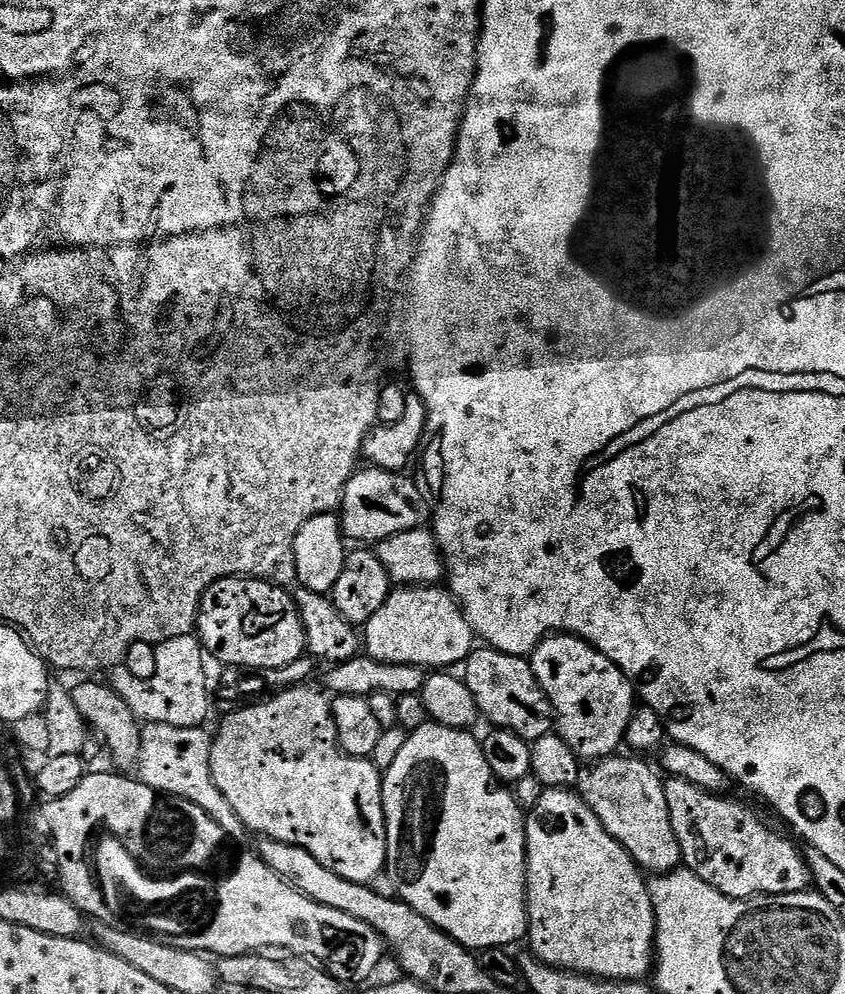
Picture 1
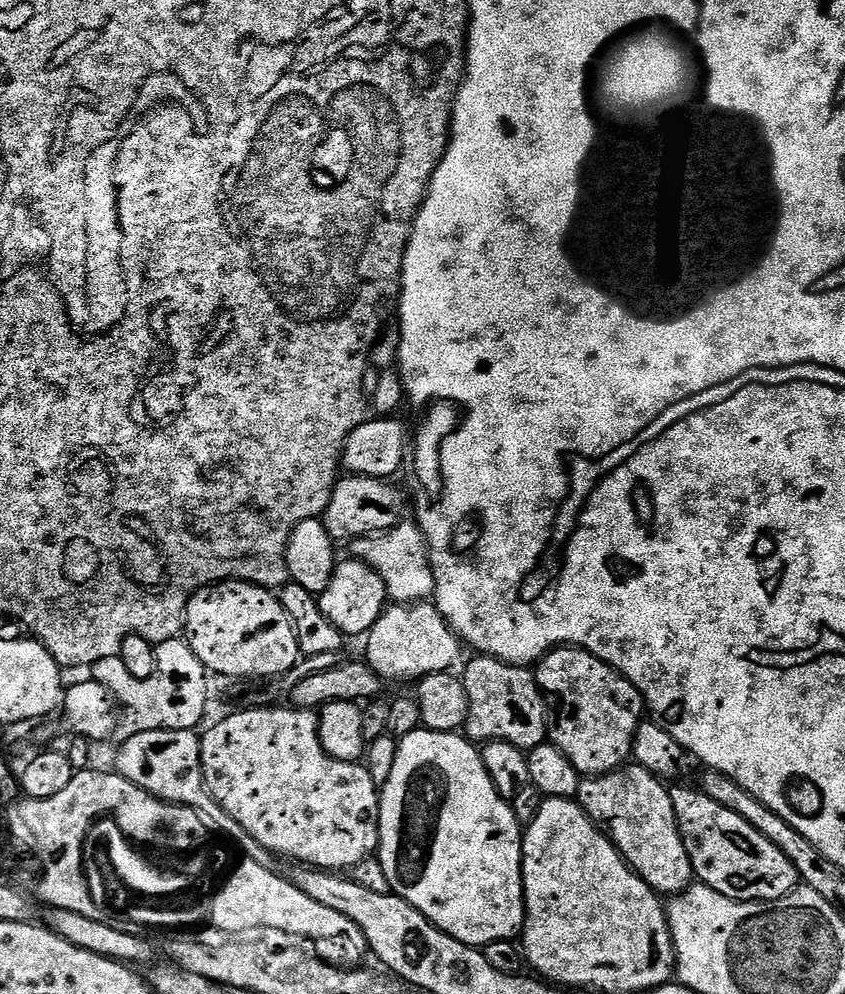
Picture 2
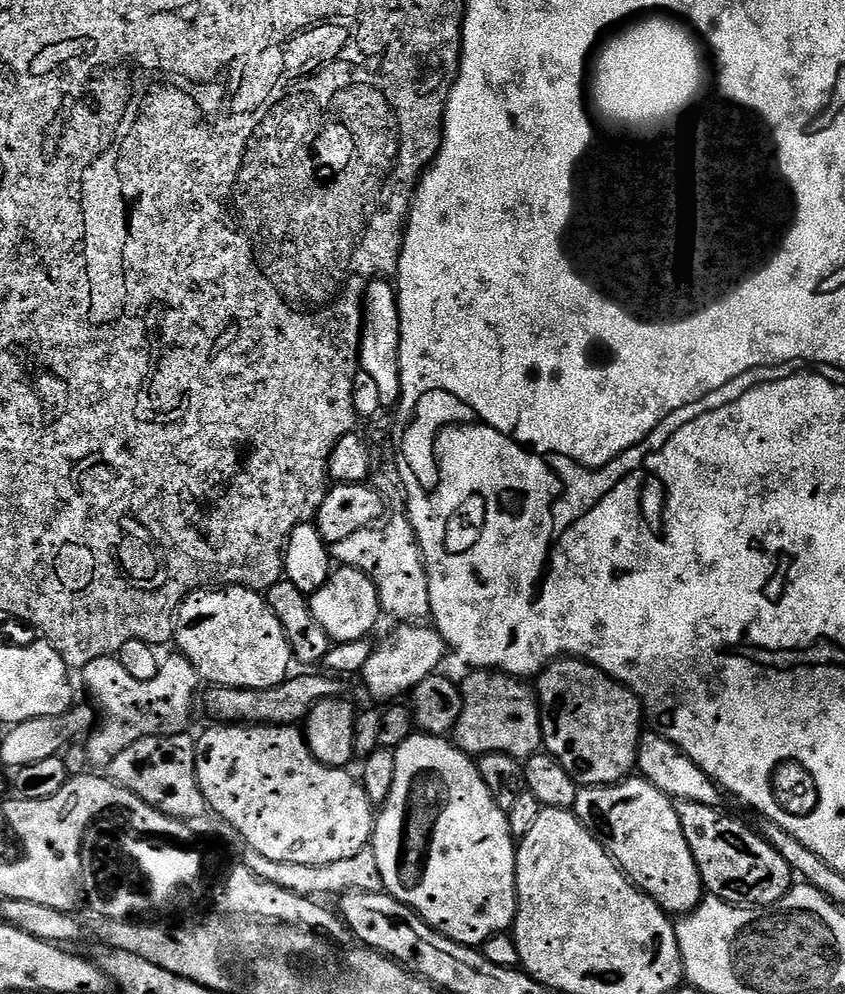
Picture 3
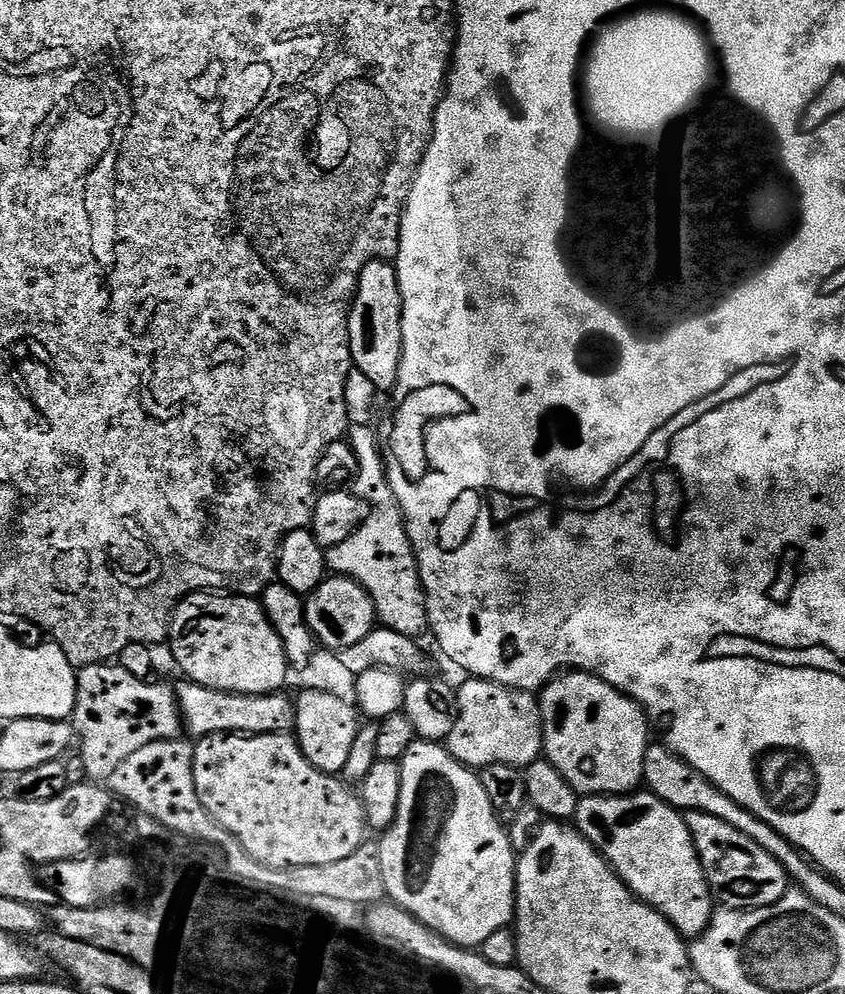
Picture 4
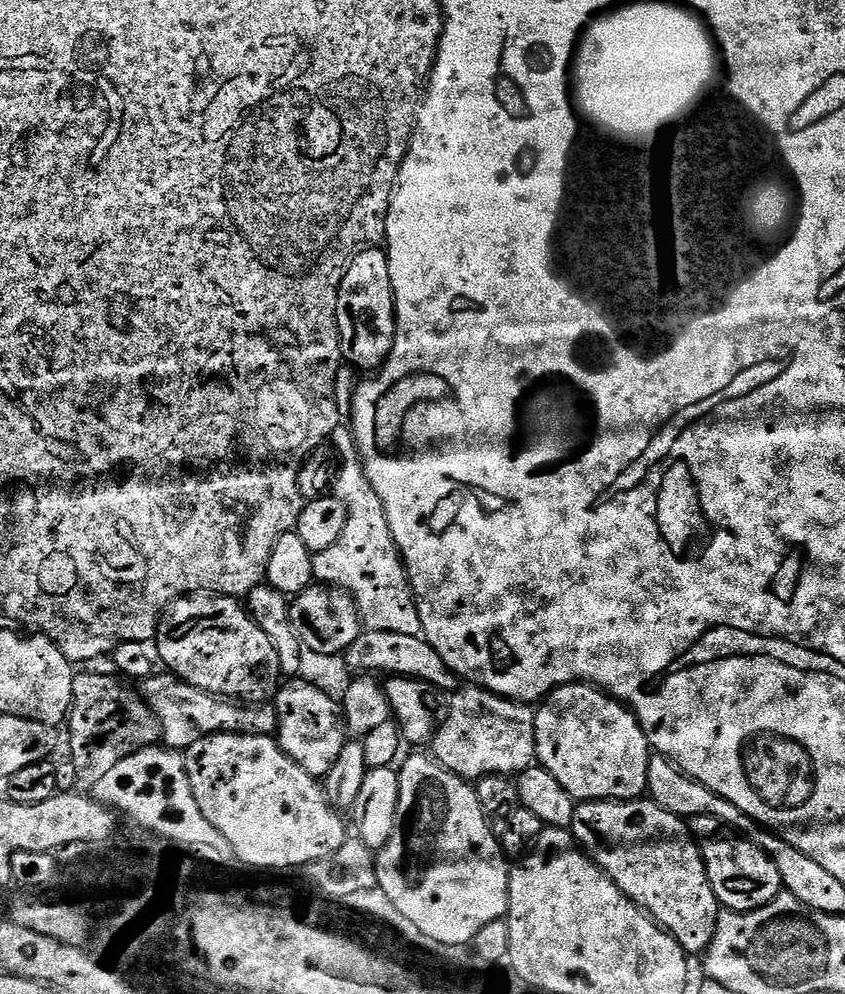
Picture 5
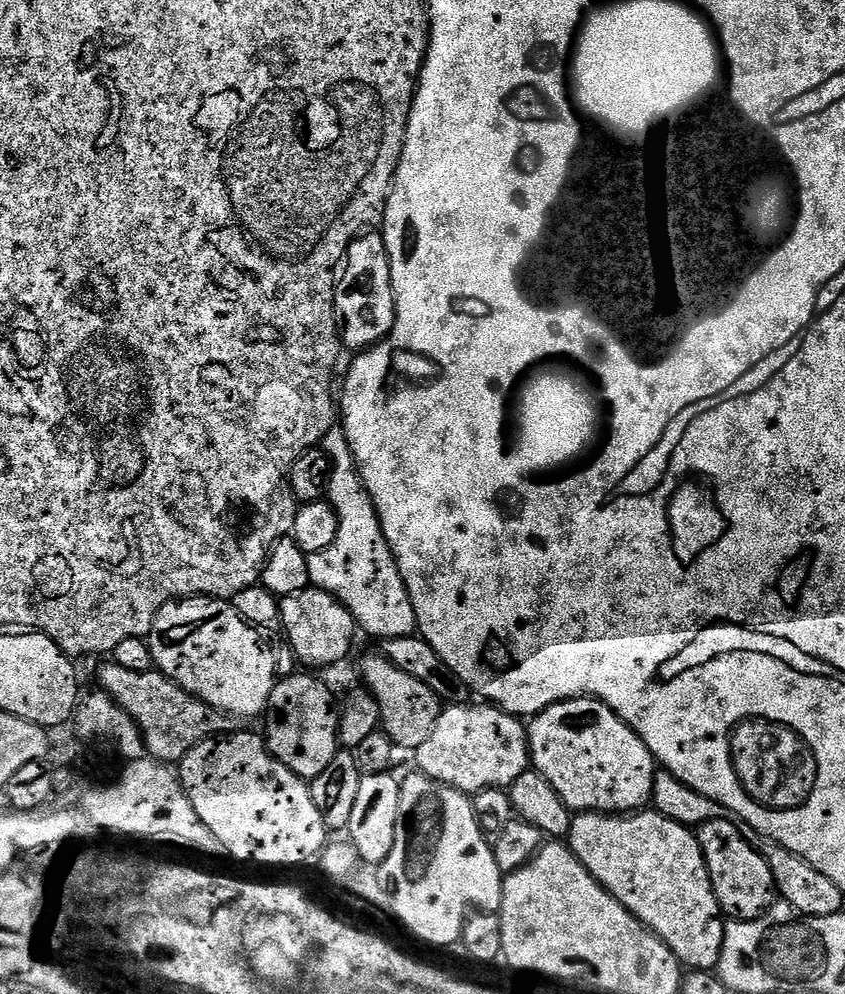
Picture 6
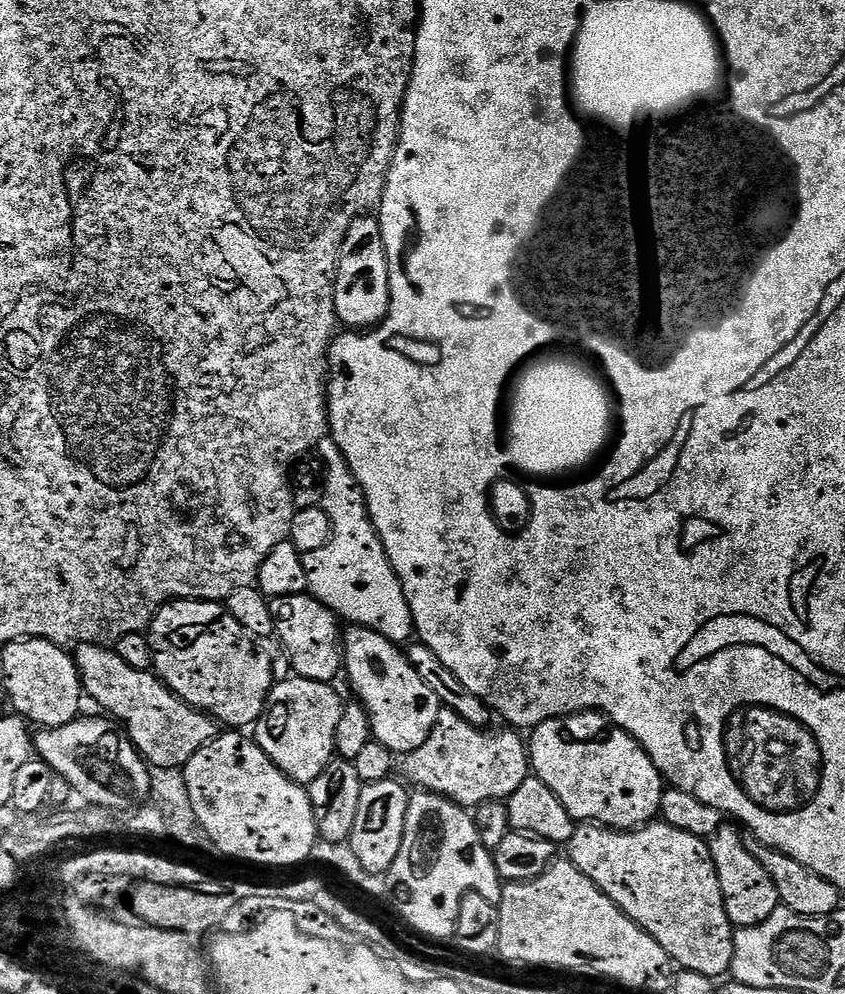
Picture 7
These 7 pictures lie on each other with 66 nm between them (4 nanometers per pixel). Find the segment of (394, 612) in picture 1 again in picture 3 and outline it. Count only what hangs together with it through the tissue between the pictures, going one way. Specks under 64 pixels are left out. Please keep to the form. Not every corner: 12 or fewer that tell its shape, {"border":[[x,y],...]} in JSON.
{"border":[[400,624],[362,673],[376,700],[407,697],[446,653],[435,627]]}

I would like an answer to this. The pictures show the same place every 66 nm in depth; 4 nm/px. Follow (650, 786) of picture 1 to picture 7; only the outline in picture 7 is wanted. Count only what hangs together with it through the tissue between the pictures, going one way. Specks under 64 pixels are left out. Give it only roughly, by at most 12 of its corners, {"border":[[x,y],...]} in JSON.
{"border":[[584,822],[567,859],[673,965],[727,977],[707,839]]}

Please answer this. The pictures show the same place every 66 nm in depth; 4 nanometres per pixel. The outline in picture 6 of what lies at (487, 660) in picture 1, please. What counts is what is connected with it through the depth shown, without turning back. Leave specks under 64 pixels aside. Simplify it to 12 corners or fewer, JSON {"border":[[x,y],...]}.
{"border":[[452,702],[414,756],[465,794],[530,768],[521,717]]}

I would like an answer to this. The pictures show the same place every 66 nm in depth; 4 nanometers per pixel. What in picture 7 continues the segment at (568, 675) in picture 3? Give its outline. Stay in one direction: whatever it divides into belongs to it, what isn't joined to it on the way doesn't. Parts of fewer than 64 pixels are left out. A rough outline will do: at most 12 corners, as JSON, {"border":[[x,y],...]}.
{"border":[[602,712],[542,722],[531,771],[577,822],[635,830],[666,781]]}

